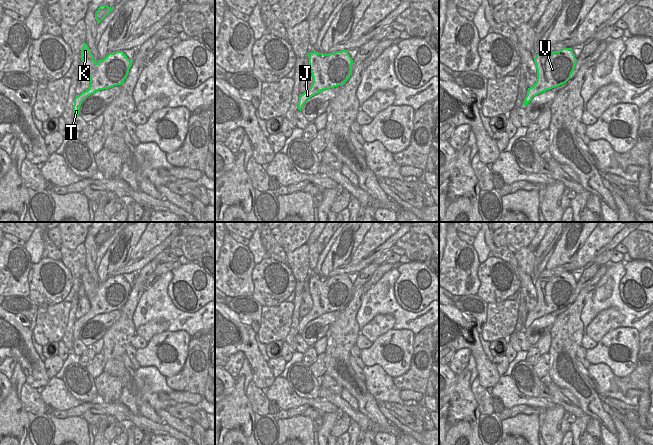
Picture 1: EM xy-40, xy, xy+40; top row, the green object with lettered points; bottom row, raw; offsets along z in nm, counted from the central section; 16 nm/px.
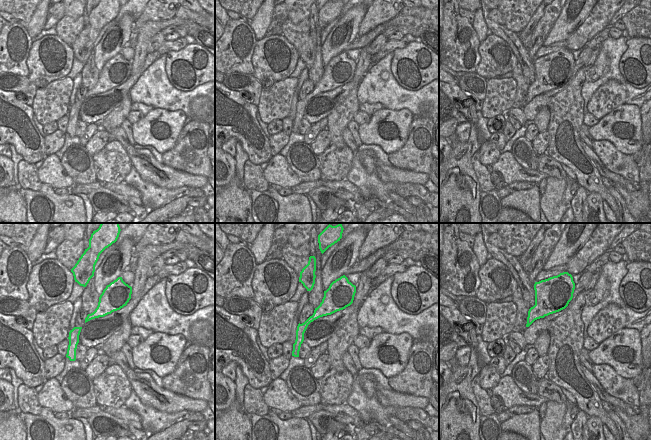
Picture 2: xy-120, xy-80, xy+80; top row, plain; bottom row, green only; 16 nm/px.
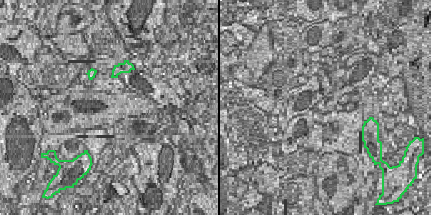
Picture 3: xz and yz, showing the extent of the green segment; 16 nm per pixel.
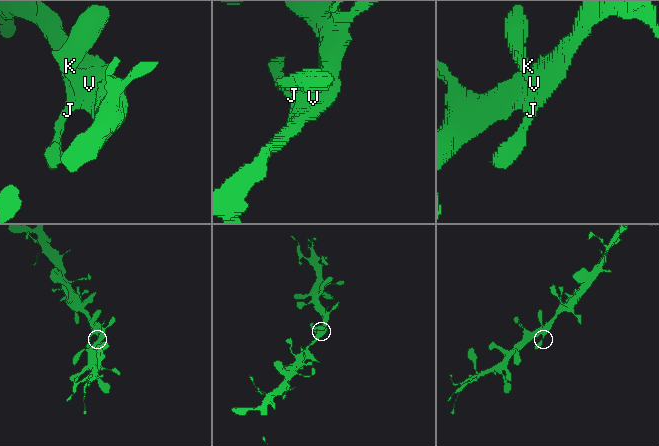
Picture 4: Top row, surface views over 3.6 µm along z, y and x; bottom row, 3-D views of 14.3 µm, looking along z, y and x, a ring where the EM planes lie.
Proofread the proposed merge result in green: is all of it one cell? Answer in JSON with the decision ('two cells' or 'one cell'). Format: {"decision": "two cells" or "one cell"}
{"decision": "one cell"}

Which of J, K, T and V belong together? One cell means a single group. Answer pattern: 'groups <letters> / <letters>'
groups J K T V

